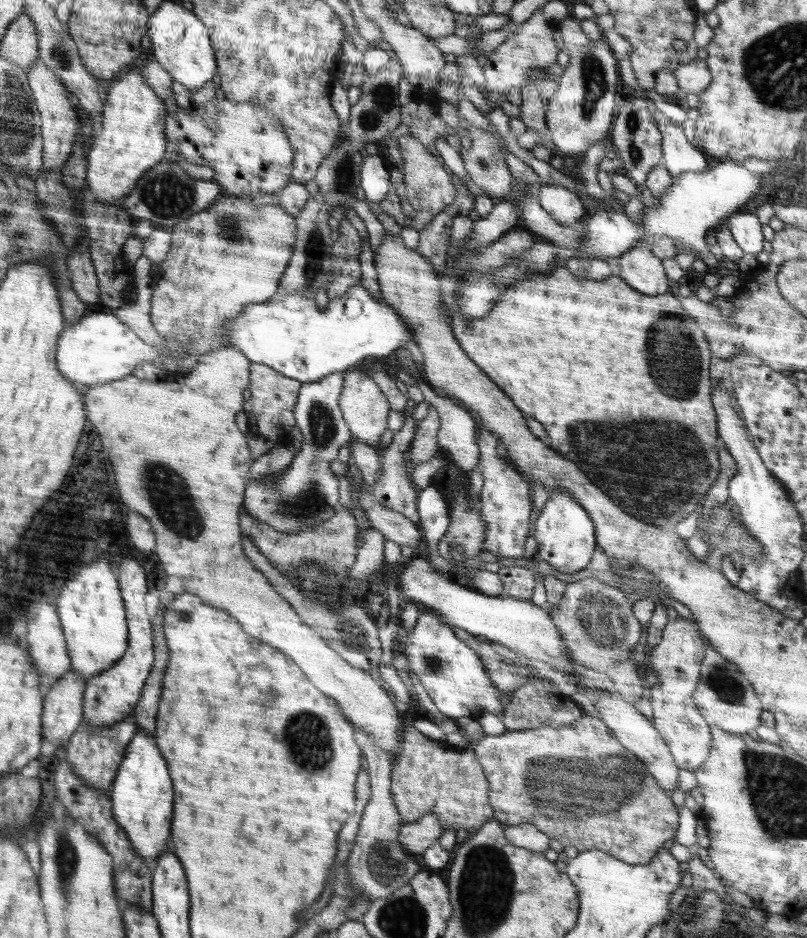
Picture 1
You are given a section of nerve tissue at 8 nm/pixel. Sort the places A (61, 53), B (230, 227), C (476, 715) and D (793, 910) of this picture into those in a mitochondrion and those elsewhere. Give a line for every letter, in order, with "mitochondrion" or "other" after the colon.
A: mitochondrion
B: mitochondrion
C: other
D: other

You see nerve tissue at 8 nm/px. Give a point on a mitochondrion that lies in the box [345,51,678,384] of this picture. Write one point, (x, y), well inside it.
(381, 98)

